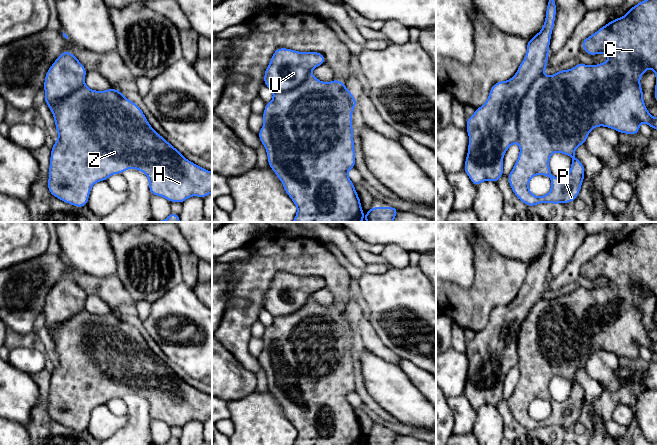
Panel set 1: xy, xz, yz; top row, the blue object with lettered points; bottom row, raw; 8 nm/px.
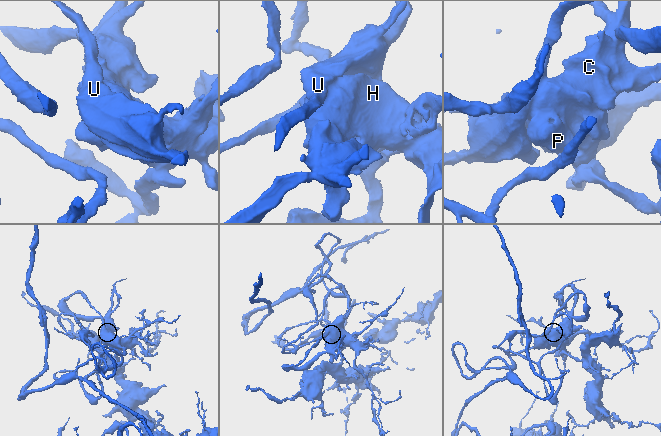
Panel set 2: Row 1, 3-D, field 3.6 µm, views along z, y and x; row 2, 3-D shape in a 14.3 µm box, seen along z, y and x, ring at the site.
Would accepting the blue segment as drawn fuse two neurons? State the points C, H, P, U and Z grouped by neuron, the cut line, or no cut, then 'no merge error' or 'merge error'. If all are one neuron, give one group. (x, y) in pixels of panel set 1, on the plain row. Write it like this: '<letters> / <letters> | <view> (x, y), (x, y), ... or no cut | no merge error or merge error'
C H P U Z | no cut | no merge error

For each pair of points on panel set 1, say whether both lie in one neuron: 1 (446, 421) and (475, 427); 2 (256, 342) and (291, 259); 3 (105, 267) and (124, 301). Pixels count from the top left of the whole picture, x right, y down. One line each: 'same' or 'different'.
1: different
2: different
3: different

